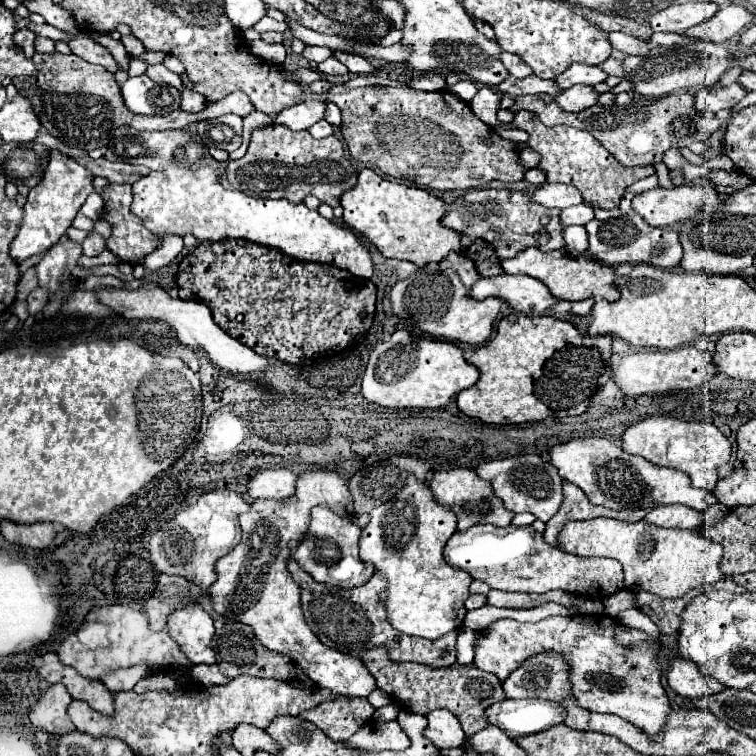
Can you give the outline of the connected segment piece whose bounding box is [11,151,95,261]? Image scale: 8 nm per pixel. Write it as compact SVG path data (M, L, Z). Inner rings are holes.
M51 151L41 181L29 189L25 217L21 221L17 237L11 243L11 257L15 261L25 261L33 255L45 253L51 245L55 245L61 239L61 235L71 227L81 205L93 191L93 173L87 167L75 163L71 157L59 151Z

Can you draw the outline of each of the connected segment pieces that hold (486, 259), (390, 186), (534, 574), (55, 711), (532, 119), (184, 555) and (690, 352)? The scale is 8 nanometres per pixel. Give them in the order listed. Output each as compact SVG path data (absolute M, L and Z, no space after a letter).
M475 239L475 243L465 249L465 253L475 263L477 271L483 277L493 277L493 275L501 275L503 273L501 265L499 265L499 257L497 257L497 253L495 253L491 243Z
M363 169L355 189L349 189L341 197L343 221L365 235L385 257L403 259L417 263L417 267L439 263L449 253L461 253L461 235L453 229L441 225L441 219L447 215L445 203L433 193L405 183L395 183L379 177L373 169Z
M473 525L467 531L455 531L443 549L443 557L449 565L467 571L473 579L485 581L493 589L521 591L521 593L547 593L551 589L563 589L581 597L605 599L623 589L623 569L619 561L611 559L585 559L569 555L549 545L541 533L529 527L495 527Z
M55 683L41 695L37 705L31 709L29 719L35 727L39 727L51 735L71 733L71 731L75 731L75 725L67 717L67 707L71 701L73 699L67 693L65 685Z
M519 111L515 113L513 125L517 129L525 129L531 137L527 141L527 145L537 151L541 155L541 163L539 169L543 169L547 173L547 181L549 183L567 183L567 185L575 185L585 203L591 203L593 207L601 207L601 209L617 209L619 201L625 193L625 189L629 185L633 185L639 179L649 177L651 173L655 173L653 165L645 165L645 167L625 167L621 165L609 151L605 151L591 133L587 131L579 131L575 127L567 127L567 125L559 125L559 127L545 127L533 113L529 111Z
M215 489L203 493L197 503L179 511L171 521L157 529L149 541L149 553L153 565L165 575L181 575L201 589L207 589L215 579L215 561L227 555L241 537L239 513L245 513L249 505L237 493L229 489Z
M695 345L679 347L673 351L641 351L625 357L613 371L613 381L623 389L625 395L657 395L665 391L693 389L709 383L717 375L713 355L701 351Z

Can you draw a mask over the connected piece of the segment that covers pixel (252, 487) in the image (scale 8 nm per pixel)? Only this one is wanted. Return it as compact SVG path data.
M285 467L265 469L247 483L247 493L253 499L285 499L295 493L295 481L297 475Z

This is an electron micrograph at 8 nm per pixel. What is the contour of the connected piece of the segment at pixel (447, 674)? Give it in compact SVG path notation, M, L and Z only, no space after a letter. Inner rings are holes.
M395 661L395 679L393 679L393 689L389 681L381 681L379 687L399 703L401 709L411 709L413 713L425 715L427 711L433 709L449 709L459 717L459 723L465 731L465 735L473 735L475 731L485 729L489 723L483 721L483 711L505 699L505 693L501 689L501 681L487 671L477 669L475 665L453 665L453 667L443 667L443 669L433 669L427 665L419 663L397 663Z

